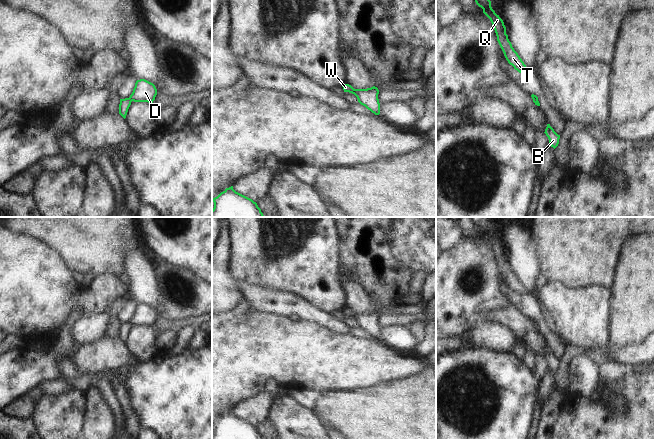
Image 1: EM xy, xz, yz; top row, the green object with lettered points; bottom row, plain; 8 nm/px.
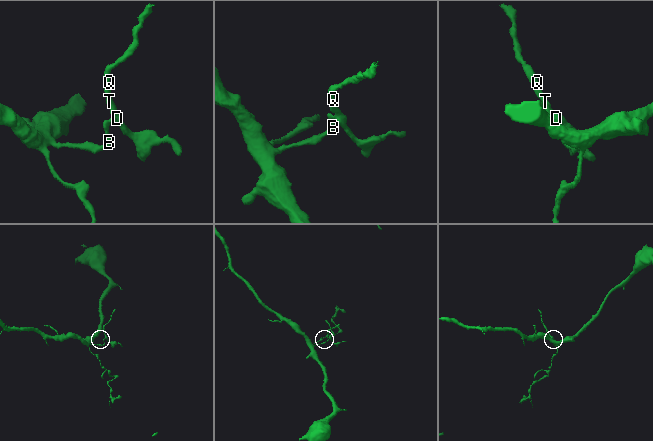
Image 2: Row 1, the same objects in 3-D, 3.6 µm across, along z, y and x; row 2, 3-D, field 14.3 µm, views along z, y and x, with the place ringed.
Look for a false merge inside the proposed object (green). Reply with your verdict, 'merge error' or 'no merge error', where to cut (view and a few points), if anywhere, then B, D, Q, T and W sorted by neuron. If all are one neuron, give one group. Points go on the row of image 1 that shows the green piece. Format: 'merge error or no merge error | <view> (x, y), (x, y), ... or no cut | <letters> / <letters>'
merge error | xz (353, 89), (354, 93) | B W / D Q T

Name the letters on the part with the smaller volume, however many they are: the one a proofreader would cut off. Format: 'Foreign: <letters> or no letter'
Foreign: D, Q, T

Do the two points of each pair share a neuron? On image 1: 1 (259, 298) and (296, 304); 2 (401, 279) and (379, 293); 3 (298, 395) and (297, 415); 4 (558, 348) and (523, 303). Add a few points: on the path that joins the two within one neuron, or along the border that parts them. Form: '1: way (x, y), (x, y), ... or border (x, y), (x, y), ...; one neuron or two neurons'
1: way (268, 299), (287, 304); one neuron
2: way (396, 279), (393, 279), (384, 288); one neuron
3: border (287, 393), (310, 409); two neurons
4: way (551, 337), (534, 313); one neuron

